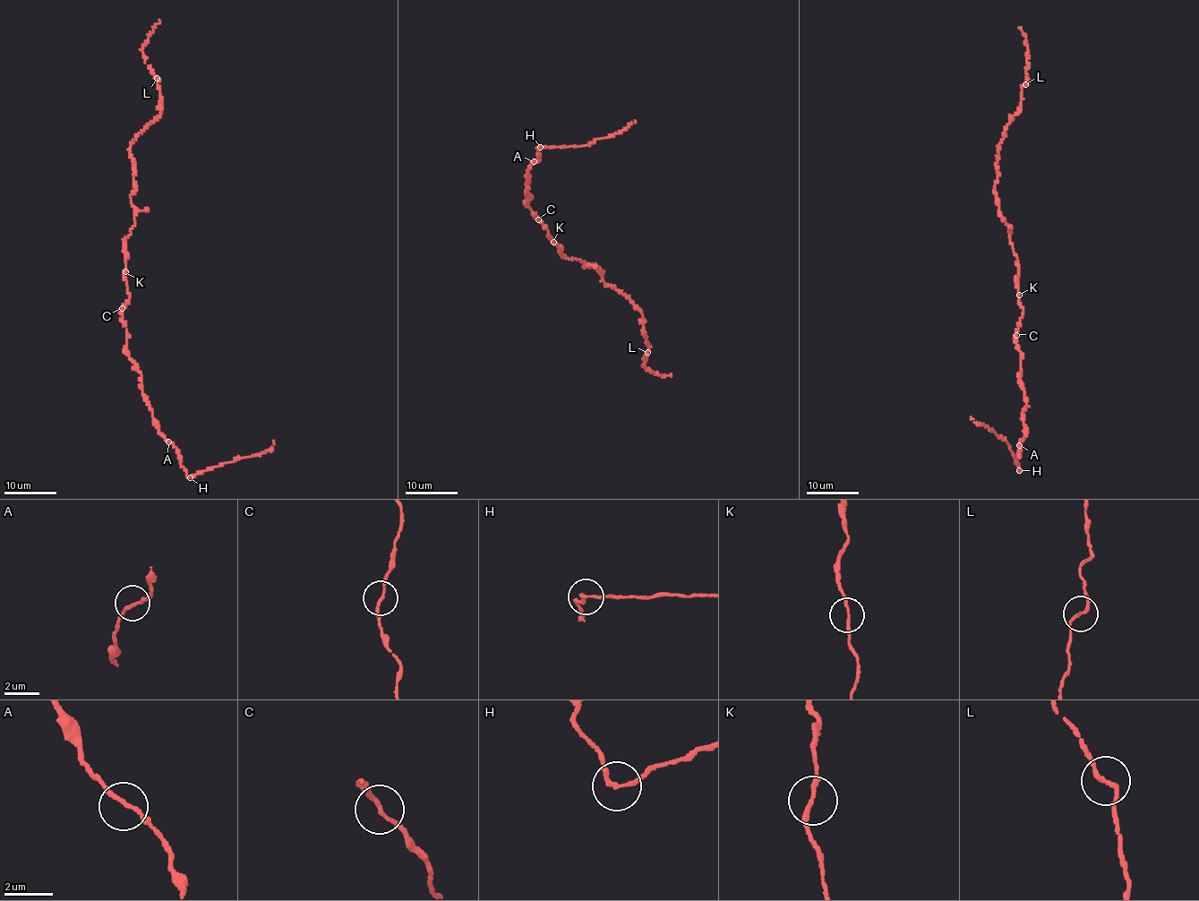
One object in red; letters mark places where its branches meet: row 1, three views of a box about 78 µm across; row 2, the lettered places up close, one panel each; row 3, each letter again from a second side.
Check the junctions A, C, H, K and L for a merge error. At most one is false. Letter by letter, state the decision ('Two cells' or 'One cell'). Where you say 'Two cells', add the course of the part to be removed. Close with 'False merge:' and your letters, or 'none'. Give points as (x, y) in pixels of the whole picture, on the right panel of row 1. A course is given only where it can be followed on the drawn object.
A: One cell
C: One cell
H: Two cells. Course of the part to remove: (1019, 470), (1006, 440), (970, 417)
K: One cell
L: One cell
False merge: H

